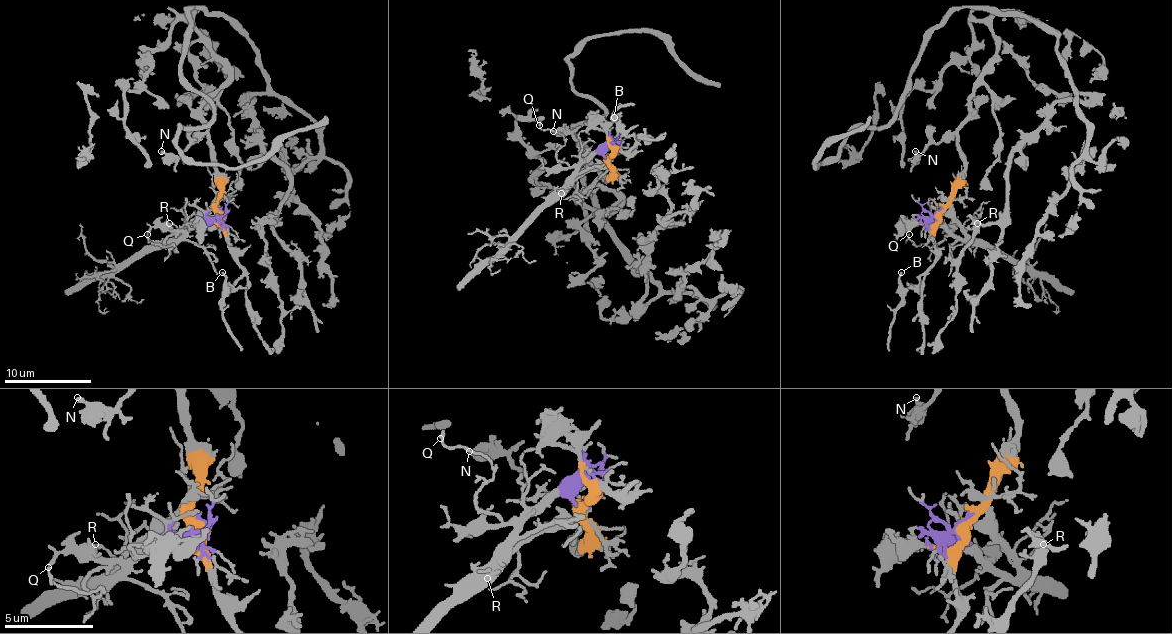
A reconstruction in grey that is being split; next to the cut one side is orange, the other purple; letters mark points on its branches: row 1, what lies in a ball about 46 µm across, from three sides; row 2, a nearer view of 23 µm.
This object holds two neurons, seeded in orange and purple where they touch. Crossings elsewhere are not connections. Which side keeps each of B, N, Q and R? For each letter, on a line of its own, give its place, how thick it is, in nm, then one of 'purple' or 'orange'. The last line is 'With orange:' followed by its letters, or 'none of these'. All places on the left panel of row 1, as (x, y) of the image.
B: (222, 272) | 150 nm | orange
N: (161, 151) | 240 nm | orange
Q: (147, 234) | 140 nm | purple
R: (169, 223) | 150 nm | purple
With orange: B, N

